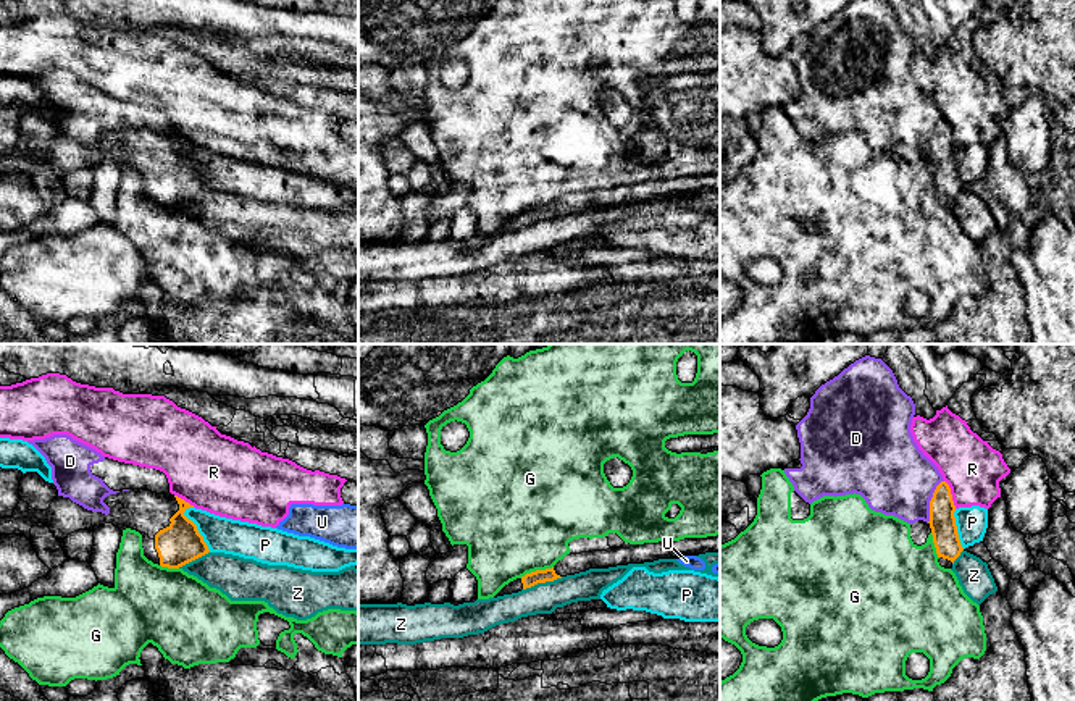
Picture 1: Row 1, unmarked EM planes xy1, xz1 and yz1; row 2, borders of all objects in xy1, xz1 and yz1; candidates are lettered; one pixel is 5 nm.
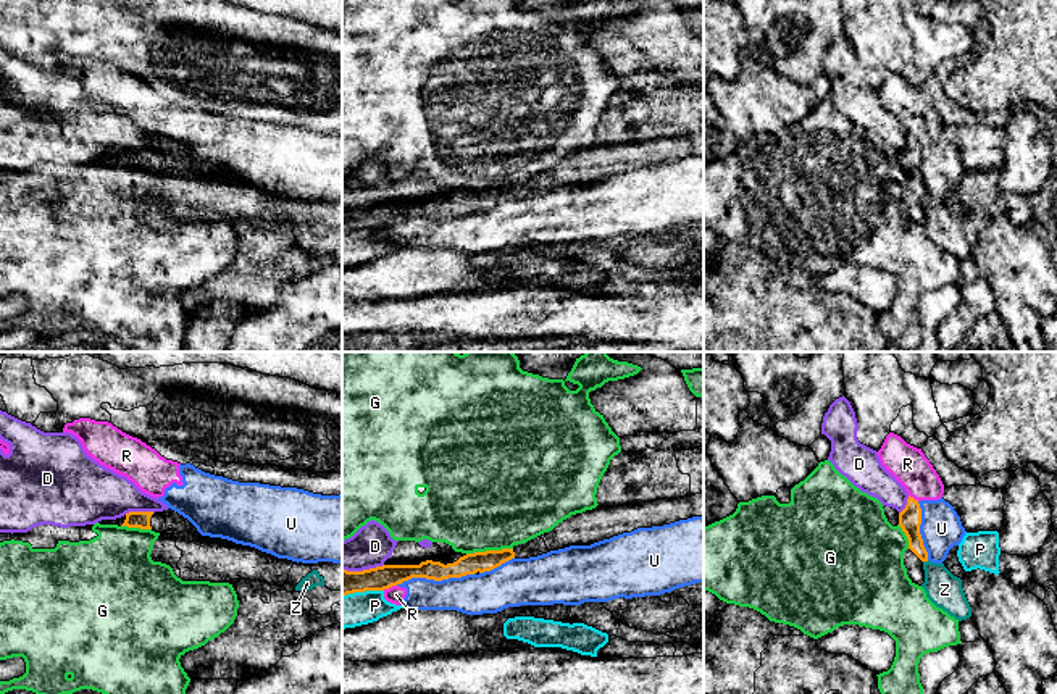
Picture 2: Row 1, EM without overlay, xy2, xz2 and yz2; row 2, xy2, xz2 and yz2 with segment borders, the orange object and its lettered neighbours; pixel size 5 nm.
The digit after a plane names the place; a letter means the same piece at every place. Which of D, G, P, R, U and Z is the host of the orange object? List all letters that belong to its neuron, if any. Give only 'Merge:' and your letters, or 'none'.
Merge: none

